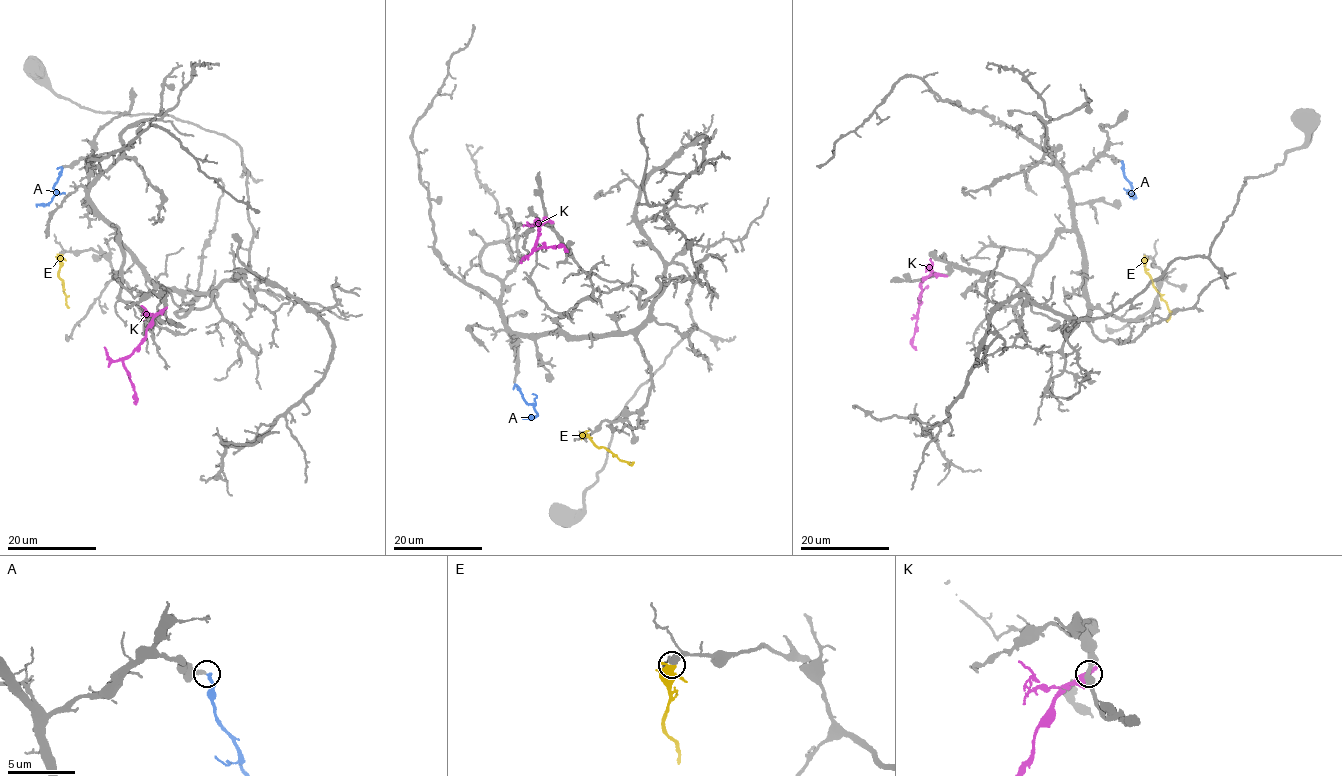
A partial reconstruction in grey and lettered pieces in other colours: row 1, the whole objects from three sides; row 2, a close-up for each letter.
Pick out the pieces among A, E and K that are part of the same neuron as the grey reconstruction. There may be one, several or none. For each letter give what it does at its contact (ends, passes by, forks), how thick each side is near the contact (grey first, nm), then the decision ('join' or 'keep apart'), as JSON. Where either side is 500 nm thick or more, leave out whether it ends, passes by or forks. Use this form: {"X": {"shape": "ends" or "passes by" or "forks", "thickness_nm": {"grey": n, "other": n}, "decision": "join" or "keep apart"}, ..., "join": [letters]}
{"A": {"shape": "ends", "thickness_nm": {"grey": 200, "other": 240}, "decision": "join"}, "E": {"shape": "forks", "thickness_nm": {"grey": 360, "other": 340}, "decision": "join"}, "K": {"shape": "passes by", "thickness_nm": {"grey": 260, "other": 400}, "decision": "keep apart"}, "join": ["A", "E"]}

